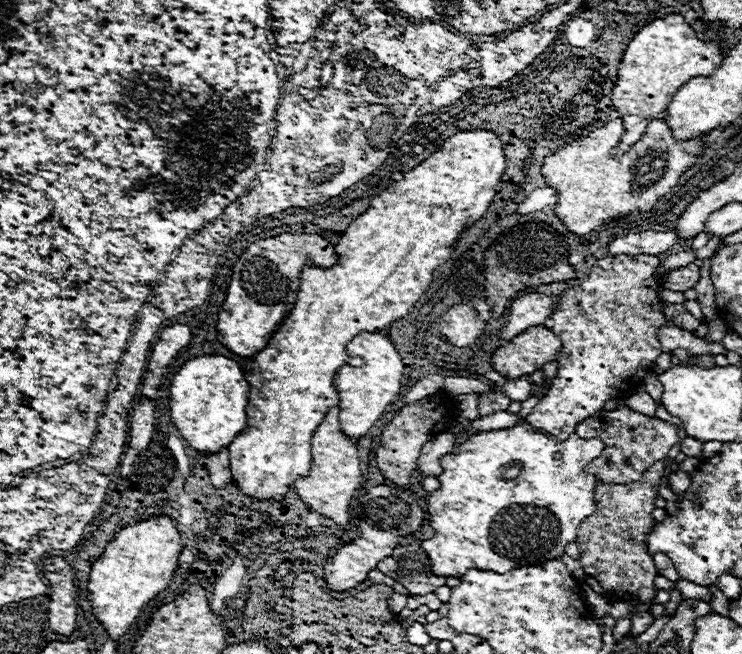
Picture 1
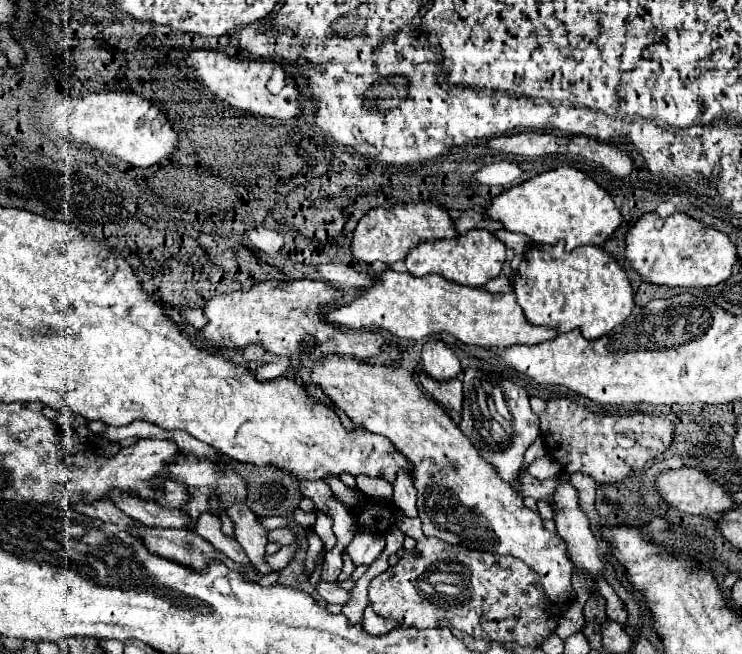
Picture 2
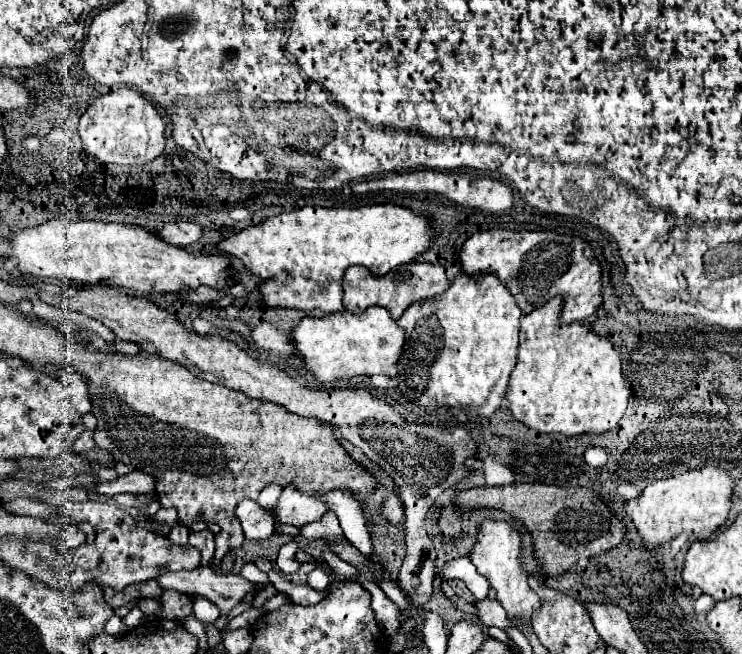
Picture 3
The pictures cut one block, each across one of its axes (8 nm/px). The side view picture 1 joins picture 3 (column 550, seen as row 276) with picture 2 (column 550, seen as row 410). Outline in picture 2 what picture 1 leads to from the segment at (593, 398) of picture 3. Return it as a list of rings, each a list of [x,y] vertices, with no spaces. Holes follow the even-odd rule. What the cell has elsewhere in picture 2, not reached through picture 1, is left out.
[[[530,246],[514,272],[514,292],[530,324],[570,332],[578,328],[584,338],[596,340],[622,324],[634,308],[634,290],[626,270],[600,246],[580,246],[572,252],[556,252],[556,246]]]

